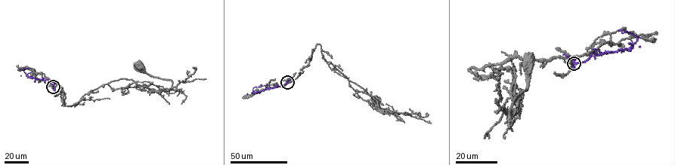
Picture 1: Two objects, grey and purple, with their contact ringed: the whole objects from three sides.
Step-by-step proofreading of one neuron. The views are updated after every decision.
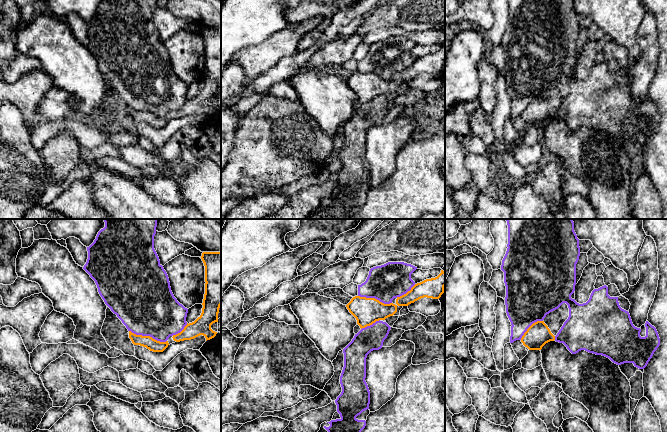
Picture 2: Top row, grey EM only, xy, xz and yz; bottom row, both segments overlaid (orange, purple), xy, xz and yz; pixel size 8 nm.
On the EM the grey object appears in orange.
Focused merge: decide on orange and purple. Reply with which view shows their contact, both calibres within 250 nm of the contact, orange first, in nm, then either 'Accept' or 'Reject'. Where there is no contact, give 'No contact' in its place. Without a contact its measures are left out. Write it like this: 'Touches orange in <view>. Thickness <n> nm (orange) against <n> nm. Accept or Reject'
Touches orange in xy. Thickness 100 nm (orange) against 460 nm. Reject

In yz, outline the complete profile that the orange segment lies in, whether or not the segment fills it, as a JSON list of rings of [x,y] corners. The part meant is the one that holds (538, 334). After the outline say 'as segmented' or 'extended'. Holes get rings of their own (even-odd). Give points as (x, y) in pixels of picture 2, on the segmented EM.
[[[563,303],[558,309],[547,314],[543,321],[533,323],[522,336],[521,342],[529,350],[541,350],[546,343],[555,340],[568,317],[568,305]]]; extended

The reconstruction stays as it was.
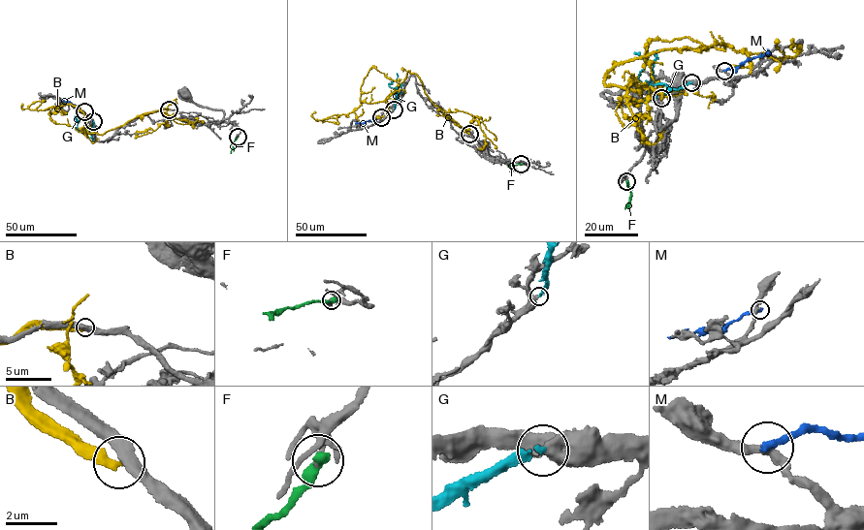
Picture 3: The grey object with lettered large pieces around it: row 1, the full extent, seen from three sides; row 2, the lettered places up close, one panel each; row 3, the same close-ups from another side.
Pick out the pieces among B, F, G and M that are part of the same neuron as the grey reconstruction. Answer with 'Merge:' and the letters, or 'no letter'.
Merge: no letter

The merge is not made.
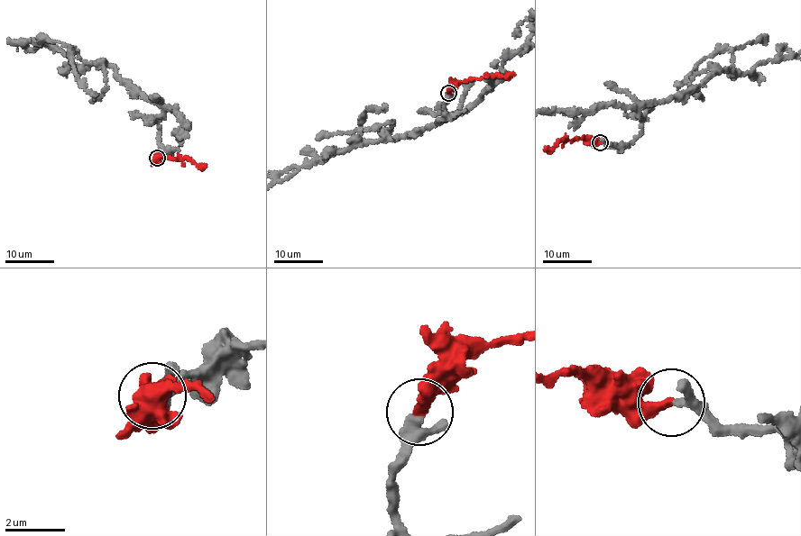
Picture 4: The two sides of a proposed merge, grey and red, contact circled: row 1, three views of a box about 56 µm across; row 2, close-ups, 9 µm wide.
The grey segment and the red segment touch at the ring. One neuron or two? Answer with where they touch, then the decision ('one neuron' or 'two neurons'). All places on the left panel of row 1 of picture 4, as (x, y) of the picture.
(157, 158) | one neuron

